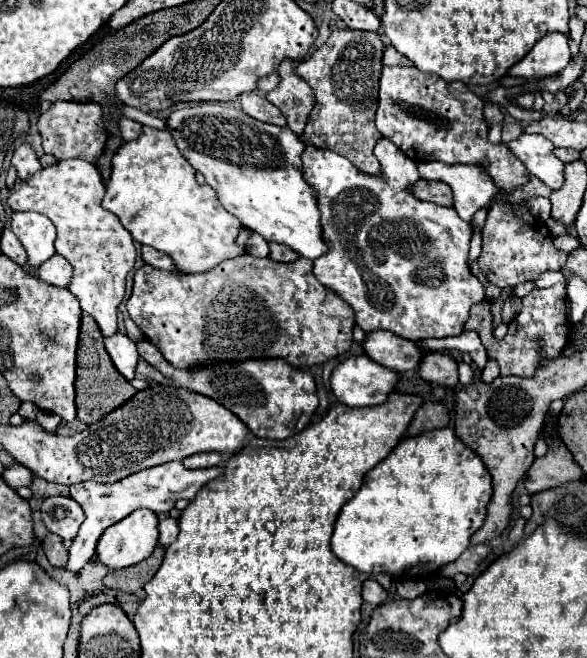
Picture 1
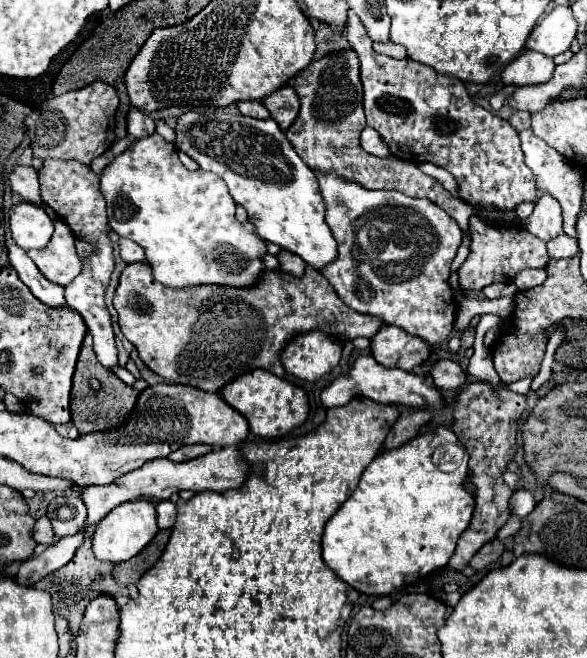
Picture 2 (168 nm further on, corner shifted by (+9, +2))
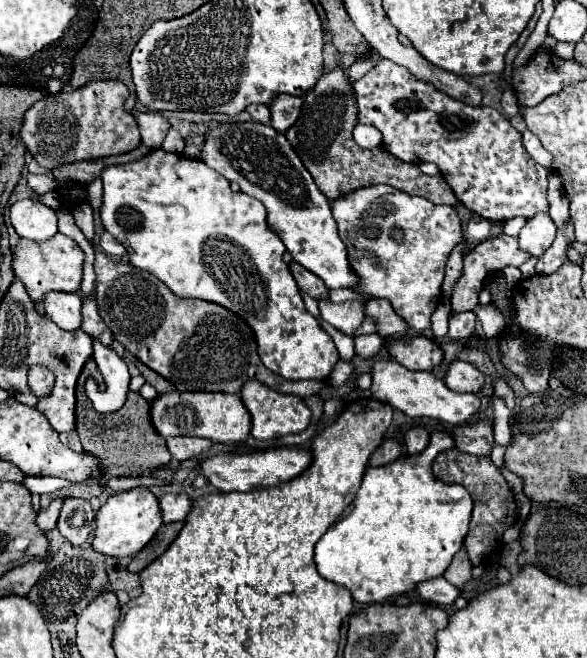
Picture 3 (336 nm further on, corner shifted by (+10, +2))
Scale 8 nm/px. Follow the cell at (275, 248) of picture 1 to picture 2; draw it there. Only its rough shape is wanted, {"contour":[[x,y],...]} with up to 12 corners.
{"contour":[[292,252],[278,254],[280,270],[294,276],[302,276],[302,258]]}

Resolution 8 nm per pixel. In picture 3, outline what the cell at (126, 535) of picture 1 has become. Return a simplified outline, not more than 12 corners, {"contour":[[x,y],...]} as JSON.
{"contour":[[149,488],[97,510],[93,550],[135,556],[161,528]]}

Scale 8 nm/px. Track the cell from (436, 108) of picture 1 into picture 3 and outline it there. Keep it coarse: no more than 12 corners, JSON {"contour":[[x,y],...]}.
{"contour":[[379,58],[359,122],[473,214],[547,212],[521,134]]}

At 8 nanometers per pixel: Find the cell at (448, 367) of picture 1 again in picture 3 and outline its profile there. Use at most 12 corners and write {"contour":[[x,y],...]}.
{"contour":[[455,360],[445,384],[455,392],[479,392],[485,374]]}

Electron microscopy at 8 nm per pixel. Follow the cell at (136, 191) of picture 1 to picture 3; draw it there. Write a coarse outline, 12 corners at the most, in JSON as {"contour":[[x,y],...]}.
{"contour":[[163,148],[101,222],[175,296],[245,320],[285,380],[339,360],[267,210]]}

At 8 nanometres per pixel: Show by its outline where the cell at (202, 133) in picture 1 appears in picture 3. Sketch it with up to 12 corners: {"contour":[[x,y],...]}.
{"contour":[[209,130],[201,160],[265,204],[297,264],[359,286],[329,200],[285,134]]}

